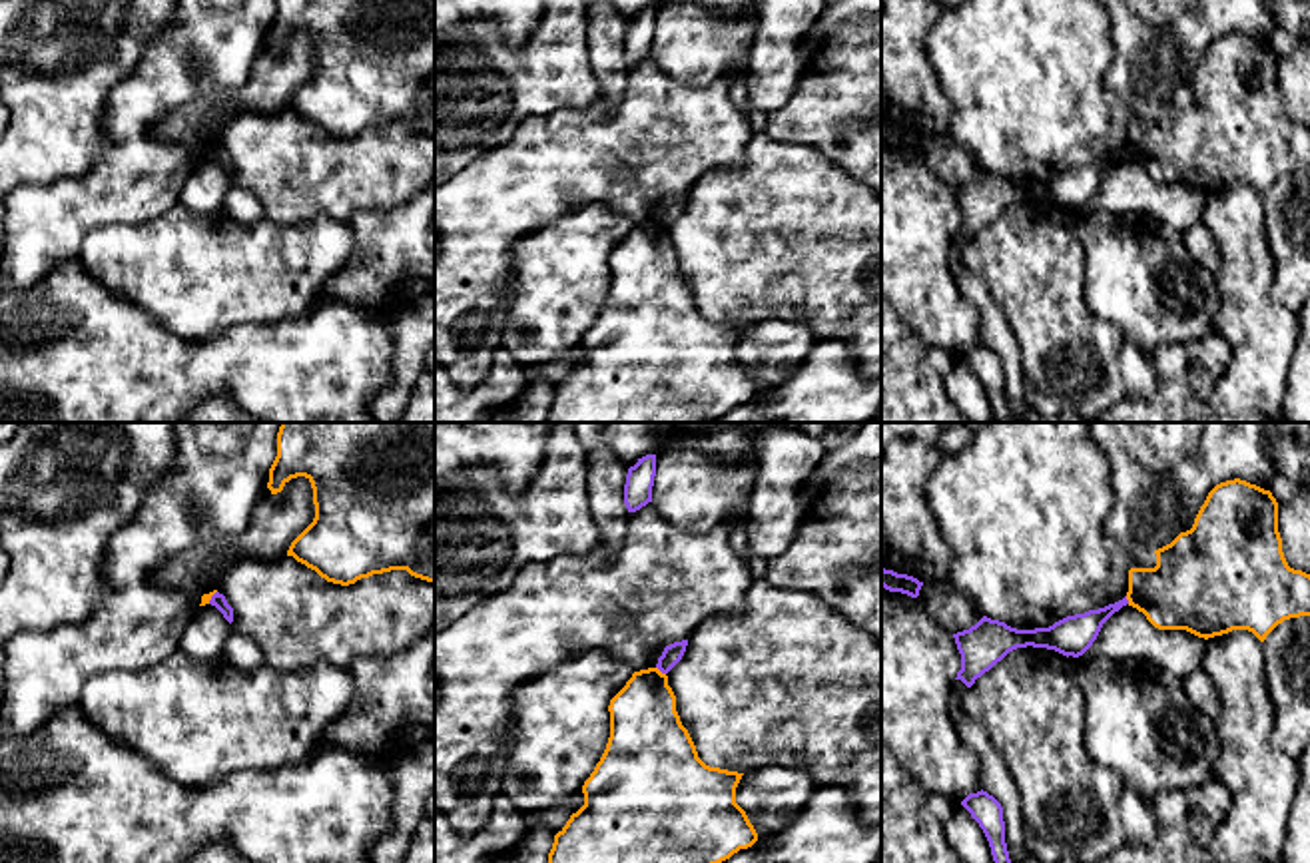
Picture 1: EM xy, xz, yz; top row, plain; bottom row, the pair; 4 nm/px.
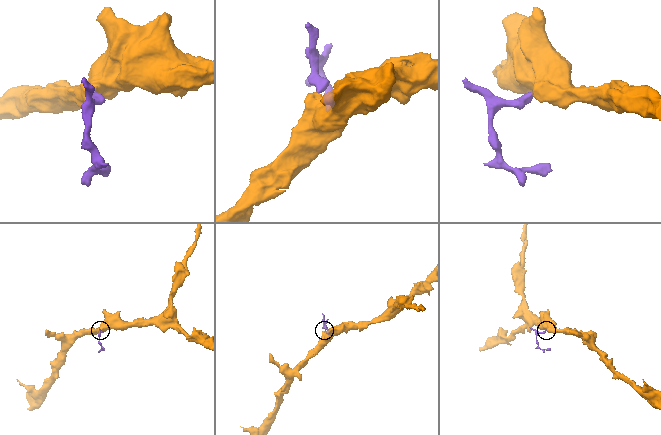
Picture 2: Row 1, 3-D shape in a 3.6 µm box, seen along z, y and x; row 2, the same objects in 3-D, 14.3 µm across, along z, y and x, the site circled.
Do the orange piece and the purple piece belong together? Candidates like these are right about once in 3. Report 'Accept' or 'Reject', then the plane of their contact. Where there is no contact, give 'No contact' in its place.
Reject. Touches orange in xz

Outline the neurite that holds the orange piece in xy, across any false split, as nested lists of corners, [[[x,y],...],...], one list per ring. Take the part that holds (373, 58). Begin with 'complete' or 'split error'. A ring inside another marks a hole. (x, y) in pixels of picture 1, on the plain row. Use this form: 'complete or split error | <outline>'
complete | [[[277,0],[271,48],[297,30],[311,36],[315,72],[287,110],[341,140],[391,124],[435,136],[435,0]]]

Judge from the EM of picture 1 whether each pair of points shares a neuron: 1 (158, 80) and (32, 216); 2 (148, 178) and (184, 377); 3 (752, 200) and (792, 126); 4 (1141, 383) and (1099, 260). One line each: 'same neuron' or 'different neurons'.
1: same neuron
2: different neurons
3: different neurons
4: different neurons

